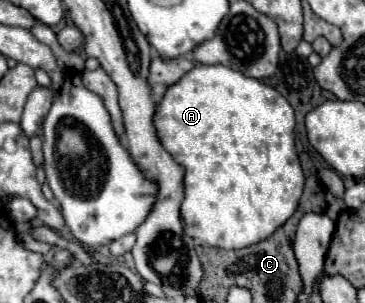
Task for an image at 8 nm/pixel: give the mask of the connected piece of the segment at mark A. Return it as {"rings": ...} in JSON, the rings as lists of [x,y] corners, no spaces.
{"rings":[[[195,65],[191,71],[187,71],[177,83],[169,85],[165,91],[163,101],[157,105],[157,111],[153,115],[153,125],[157,131],[157,137],[161,141],[161,145],[165,147],[165,151],[171,153],[171,157],[185,169],[185,177],[183,177],[183,189],[185,189],[185,199],[181,203],[181,219],[183,219],[183,227],[185,233],[197,241],[201,241],[203,245],[211,245],[211,247],[221,247],[221,249],[243,249],[251,243],[259,243],[263,239],[267,239],[267,235],[271,235],[277,227],[281,227],[295,211],[295,207],[299,205],[299,197],[303,193],[303,171],[297,159],[297,151],[295,151],[295,115],[293,115],[293,107],[287,103],[287,99],[277,93],[273,87],[245,77],[241,71],[235,71],[231,67],[225,65]]]}

